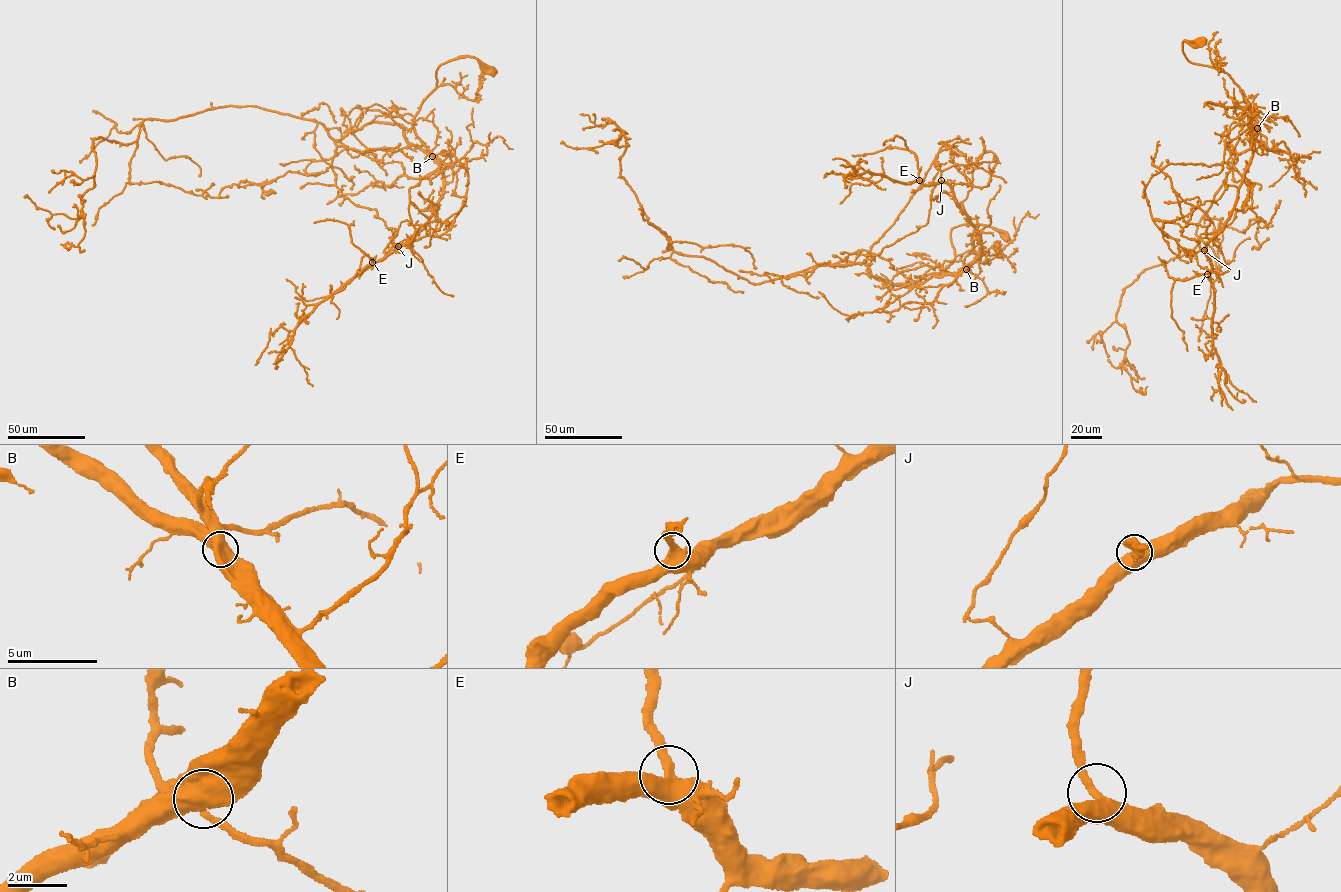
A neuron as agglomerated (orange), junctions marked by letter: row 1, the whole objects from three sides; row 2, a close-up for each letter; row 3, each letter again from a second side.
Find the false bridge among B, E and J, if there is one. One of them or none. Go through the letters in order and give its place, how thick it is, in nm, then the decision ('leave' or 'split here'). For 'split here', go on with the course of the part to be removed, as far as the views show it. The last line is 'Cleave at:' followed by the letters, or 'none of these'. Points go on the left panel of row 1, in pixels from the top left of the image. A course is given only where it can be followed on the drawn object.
B: place (432, 156); calibre 1050 nm; leave
E: place (372, 262); calibre 480 nm; leave
J: place (398, 246); calibre 480 nm; leave
Cleave at: none of these

